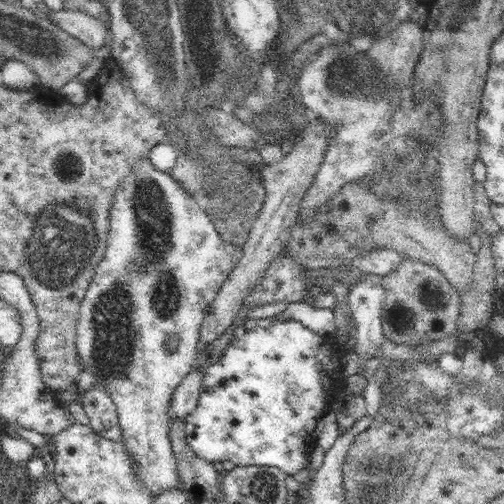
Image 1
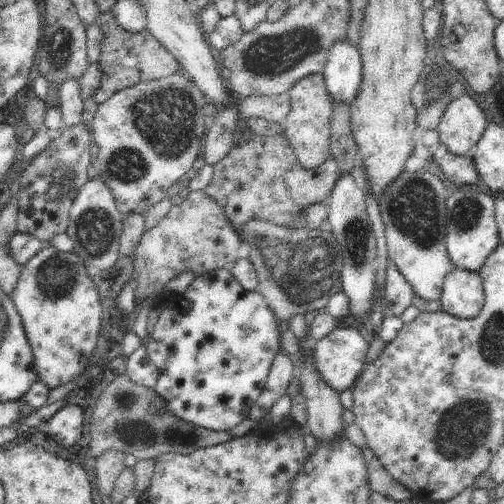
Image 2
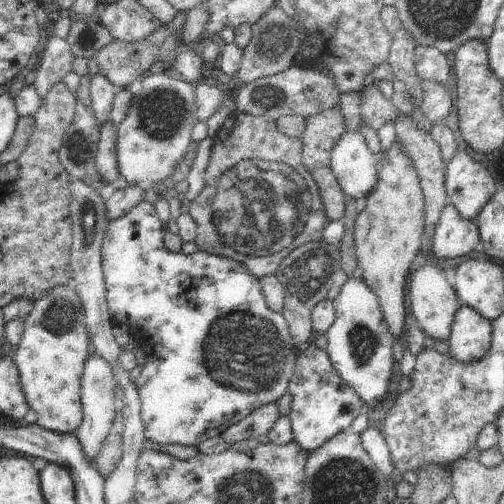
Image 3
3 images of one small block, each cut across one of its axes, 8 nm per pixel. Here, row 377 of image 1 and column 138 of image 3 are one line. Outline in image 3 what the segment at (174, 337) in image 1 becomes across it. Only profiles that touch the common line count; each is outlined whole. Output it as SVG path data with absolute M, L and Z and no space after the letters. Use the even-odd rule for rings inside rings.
M147 72L141 78L139 92L131 98L129 112L125 114L121 124L115 128L119 174L125 178L127 184L143 186L143 188L155 186L159 180L171 178L177 164L187 154L187 148L191 144L191 128L197 122L199 122L199 118L197 118L197 112L195 112L195 86L189 84L189 82L179 80L173 72L157 72L157 74Z

